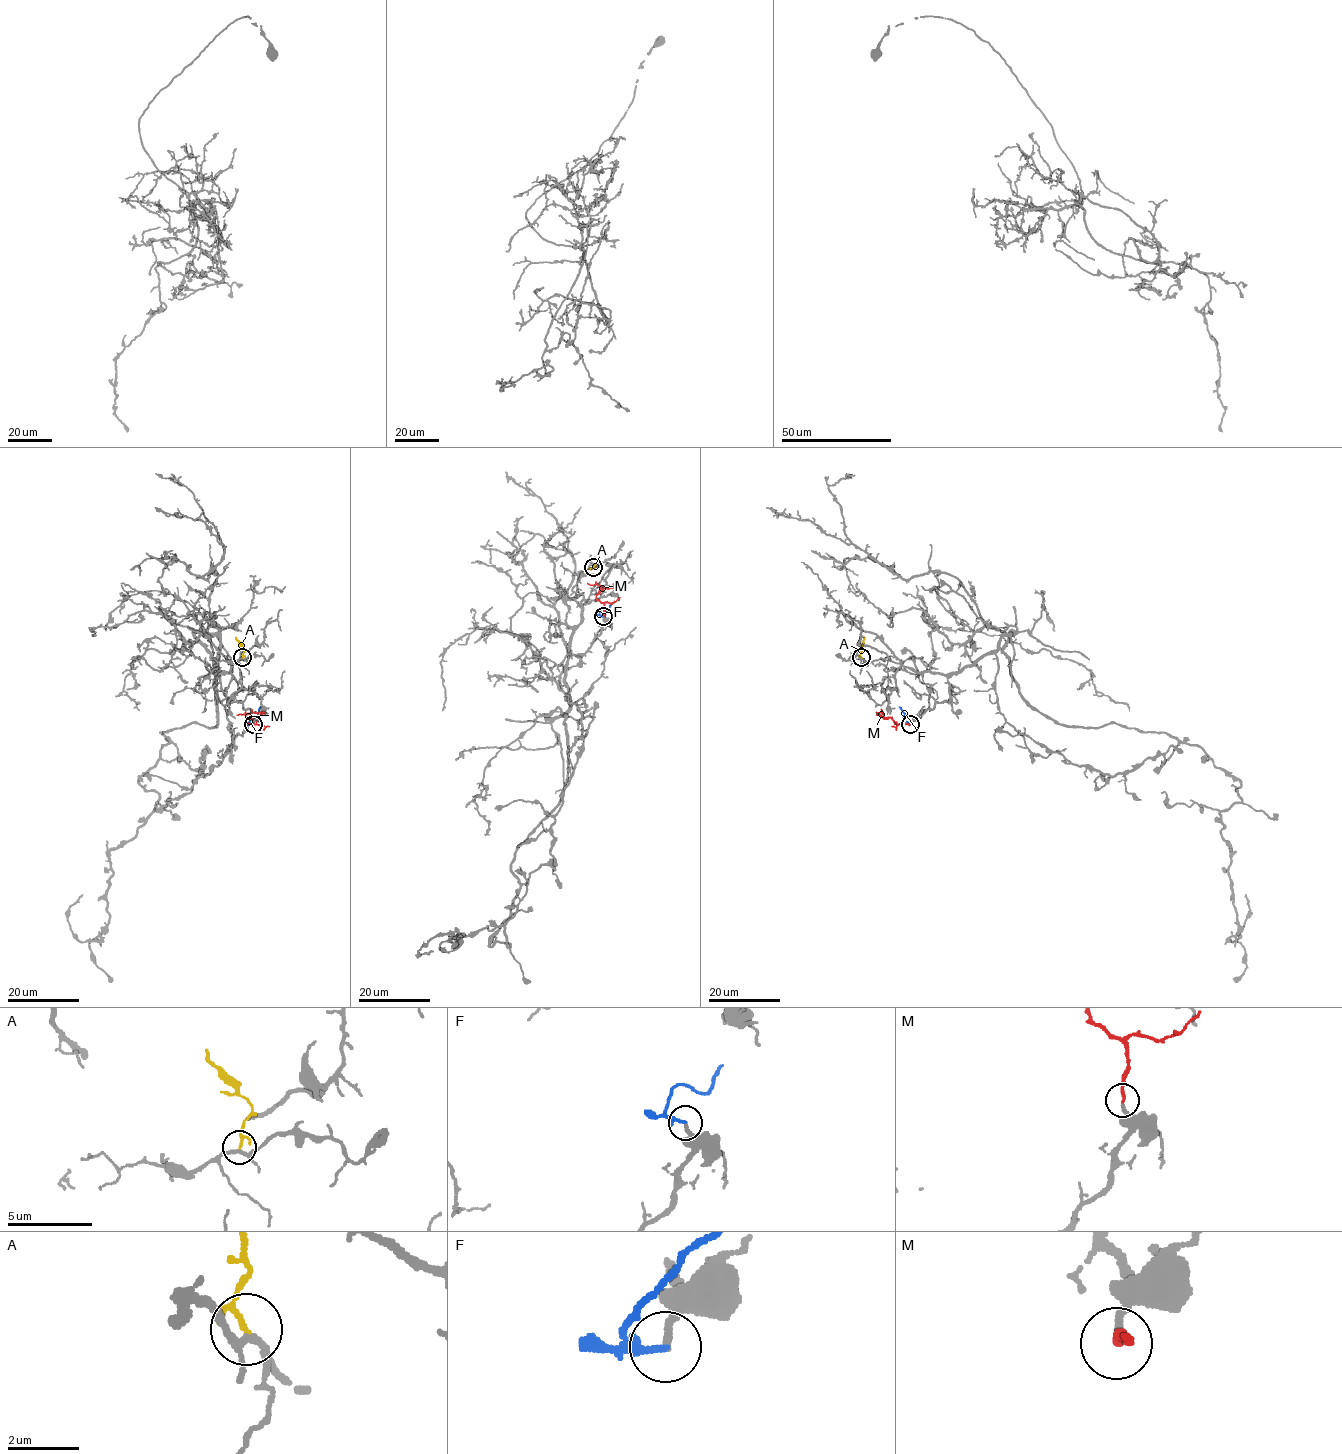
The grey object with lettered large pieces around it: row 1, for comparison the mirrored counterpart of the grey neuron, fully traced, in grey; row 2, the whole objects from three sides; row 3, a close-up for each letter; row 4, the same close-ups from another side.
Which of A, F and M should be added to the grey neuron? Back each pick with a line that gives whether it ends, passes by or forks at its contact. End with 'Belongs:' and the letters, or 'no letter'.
M: It ends there
Belongs: M

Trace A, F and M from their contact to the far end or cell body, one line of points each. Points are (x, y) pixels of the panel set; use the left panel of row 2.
A: (243, 657), (245, 649), (235, 637)
F: (252, 724), (249, 721), (260, 707)
M: (252, 725), (245, 717), (250, 717), (247, 714), (236, 715)

